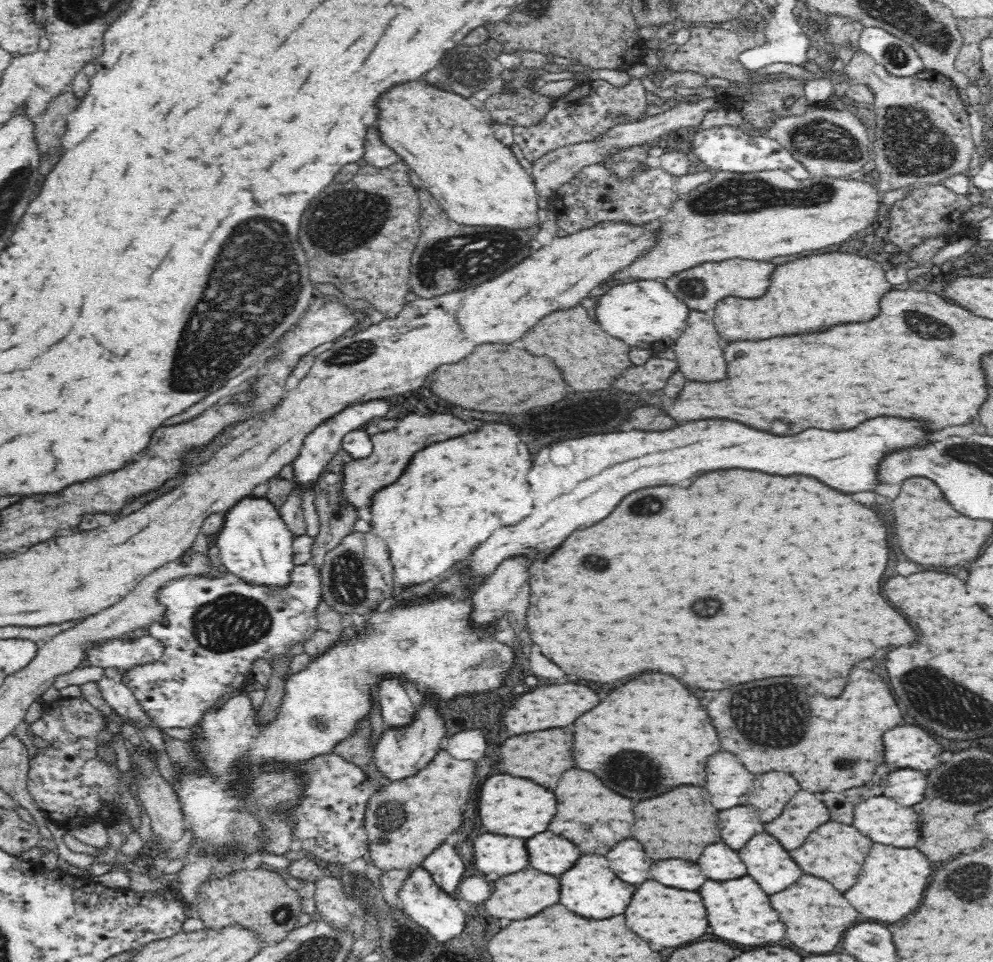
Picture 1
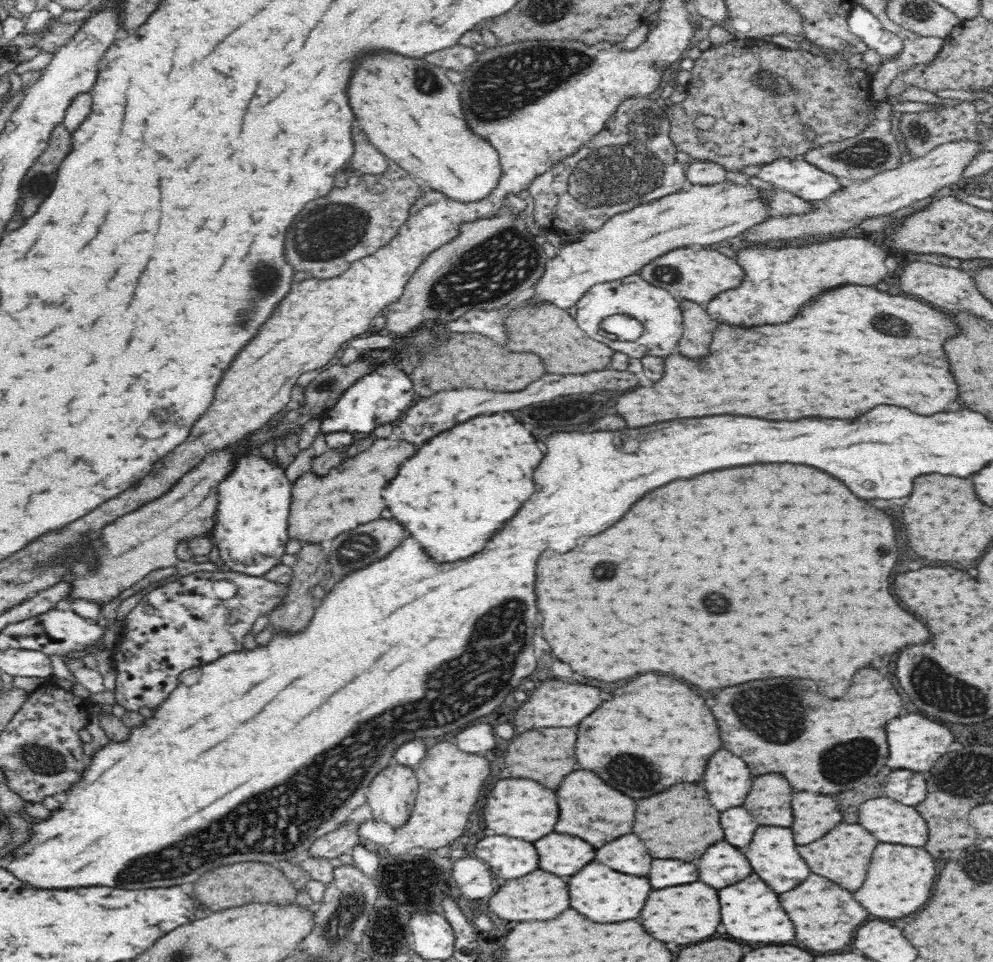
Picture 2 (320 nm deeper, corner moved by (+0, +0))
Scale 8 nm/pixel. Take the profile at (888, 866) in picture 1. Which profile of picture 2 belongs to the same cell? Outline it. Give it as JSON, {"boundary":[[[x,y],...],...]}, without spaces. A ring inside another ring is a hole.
{"boundary":[[[878,844],[874,850],[874,860],[870,864],[866,882],[854,892],[854,898],[872,916],[890,916],[884,920],[896,920],[916,912],[930,898],[930,890],[936,876],[936,866],[932,856],[924,848],[902,848],[900,844]]]}

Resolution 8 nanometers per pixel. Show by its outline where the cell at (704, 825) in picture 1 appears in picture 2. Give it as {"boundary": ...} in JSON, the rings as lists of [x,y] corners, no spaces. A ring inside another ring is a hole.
{"boundary":[[[676,784],[674,788],[638,802],[634,834],[642,838],[652,858],[674,856],[678,860],[694,860],[704,850],[724,838],[718,824],[718,812],[710,804],[706,790],[696,784]]]}

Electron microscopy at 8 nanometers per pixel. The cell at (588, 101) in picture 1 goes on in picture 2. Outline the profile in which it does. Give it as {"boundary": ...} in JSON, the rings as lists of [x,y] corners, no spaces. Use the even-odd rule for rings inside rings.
{"boundary":[[[644,96],[624,99],[603,128],[584,141],[577,151],[554,161],[549,169],[530,181],[528,191],[534,200],[534,220],[546,231],[555,233],[576,225],[584,225],[586,230],[595,231],[618,212],[632,210],[650,200],[680,191],[686,181],[685,165],[678,163],[675,158],[677,150],[672,146],[670,132],[671,121],[654,99]]]}

